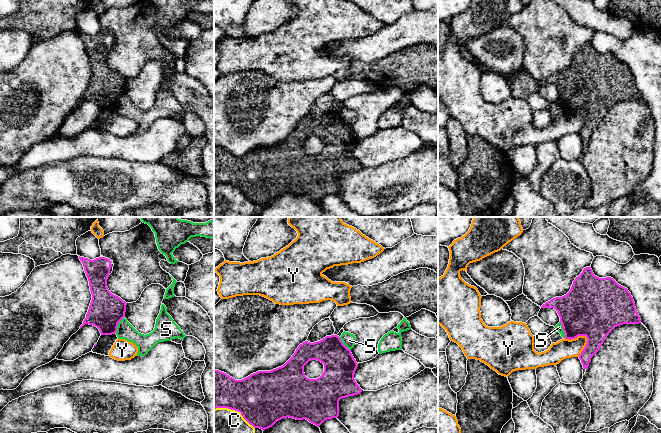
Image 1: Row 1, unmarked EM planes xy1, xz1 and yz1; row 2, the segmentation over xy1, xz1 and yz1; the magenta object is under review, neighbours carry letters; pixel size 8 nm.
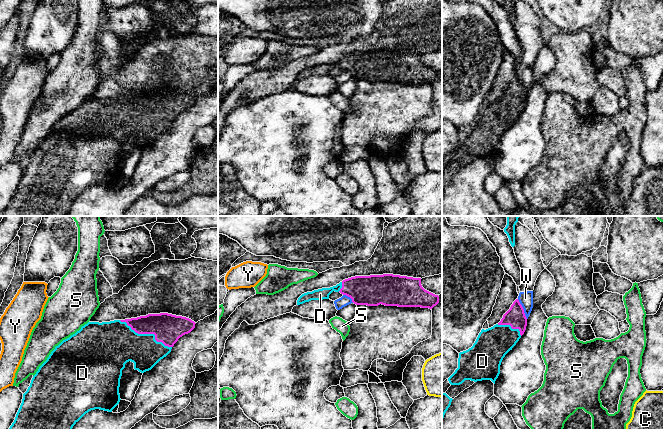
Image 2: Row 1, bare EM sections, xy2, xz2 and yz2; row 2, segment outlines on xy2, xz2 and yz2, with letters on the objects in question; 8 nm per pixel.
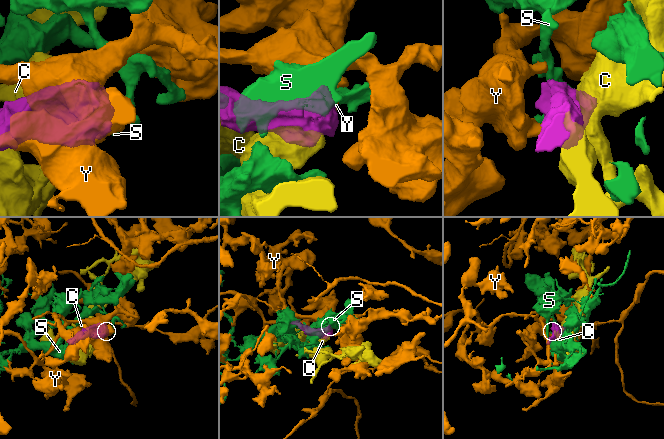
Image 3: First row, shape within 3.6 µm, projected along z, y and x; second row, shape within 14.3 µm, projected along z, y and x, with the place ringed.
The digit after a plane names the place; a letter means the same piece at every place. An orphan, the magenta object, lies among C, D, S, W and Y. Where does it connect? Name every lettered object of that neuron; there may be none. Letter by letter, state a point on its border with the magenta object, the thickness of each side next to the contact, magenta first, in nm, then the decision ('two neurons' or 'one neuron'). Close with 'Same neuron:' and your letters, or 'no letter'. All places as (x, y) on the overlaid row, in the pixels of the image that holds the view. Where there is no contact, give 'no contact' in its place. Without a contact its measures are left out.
C: meets magenta in xz1 at (235, 410); 440 nm thick on the magenta side, 200 nm on the other; two neurons
D: meets magenta in xy2 at (147, 333); 240 nm thick on the magenta side, 320 nm on the other; one neuron
S: meets magenta in xy1 at (117, 325); 280 nm thick on the magenta side, 140 nm on the other; two neurons
W: meets magenta in yz2 at (523, 309); 160 nm thick on the magenta side, 110 nm on the other; two neurons
Y: meets magenta in yz1 at (578, 335); 460 nm thick on the magenta side, 160 nm on the other; two neurons
Same neuron: D

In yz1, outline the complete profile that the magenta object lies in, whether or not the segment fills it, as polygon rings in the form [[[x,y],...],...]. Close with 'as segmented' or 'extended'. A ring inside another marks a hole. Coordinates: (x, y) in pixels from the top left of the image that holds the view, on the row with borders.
[[[591,267],[583,269],[575,278],[570,291],[562,296],[551,299],[541,308],[554,308],[565,333],[565,339],[575,339],[586,336],[587,344],[579,355],[584,369],[588,369],[591,358],[598,352],[609,333],[623,324],[639,324],[640,316],[635,302],[627,288],[619,285],[613,278],[599,278],[594,275]]] | as segmented

